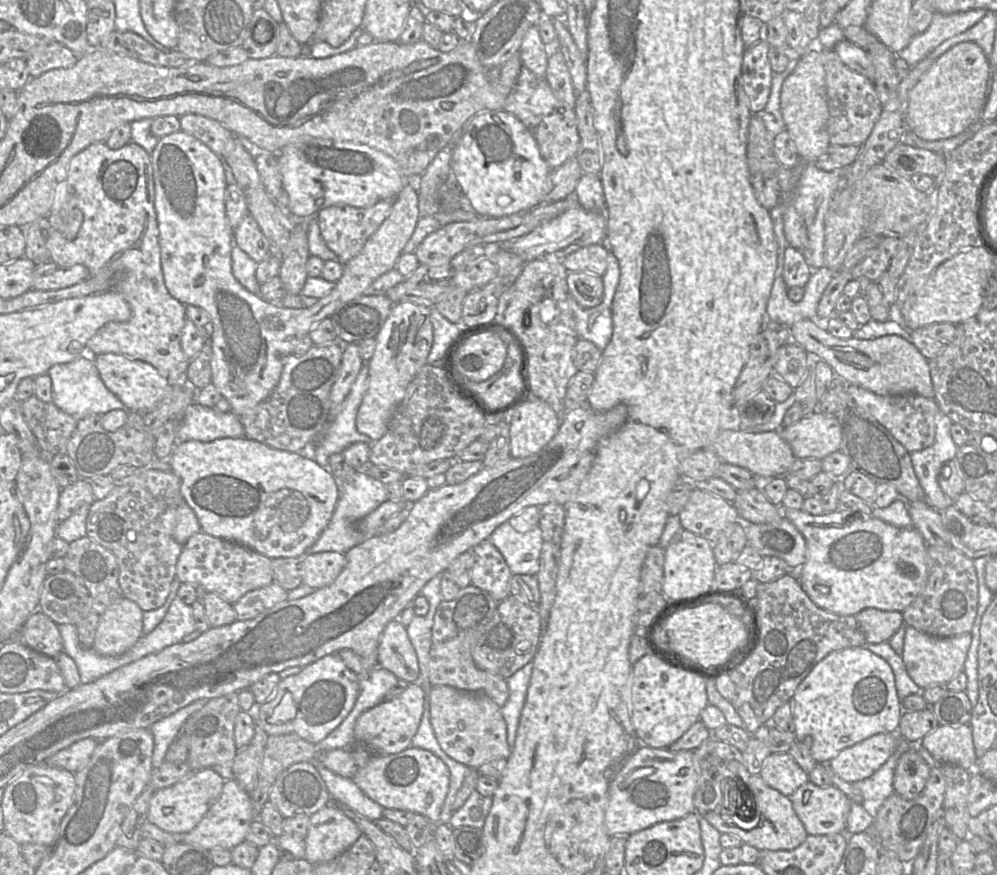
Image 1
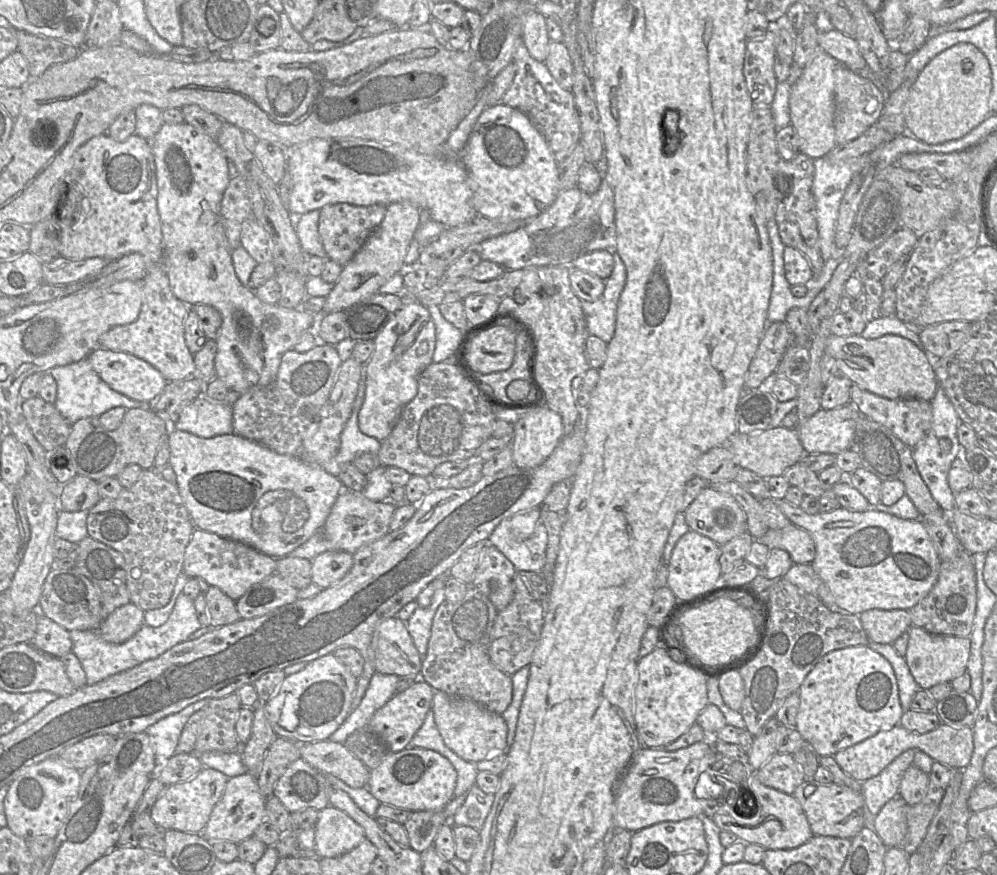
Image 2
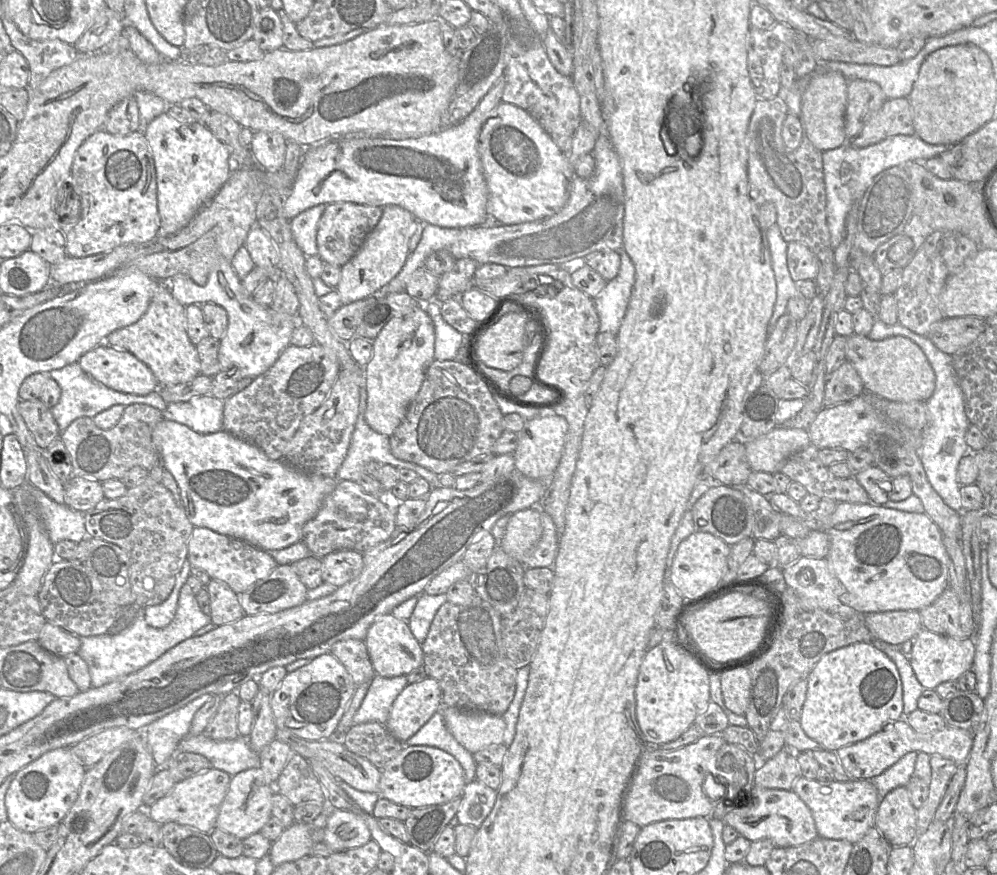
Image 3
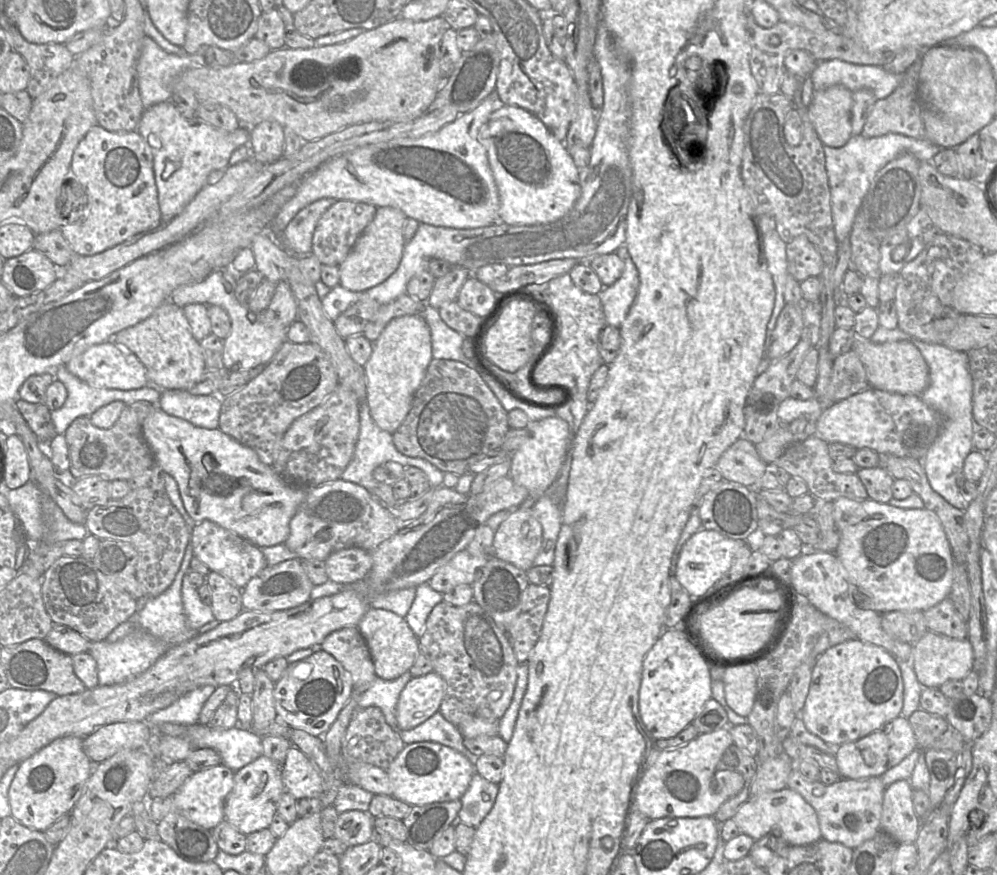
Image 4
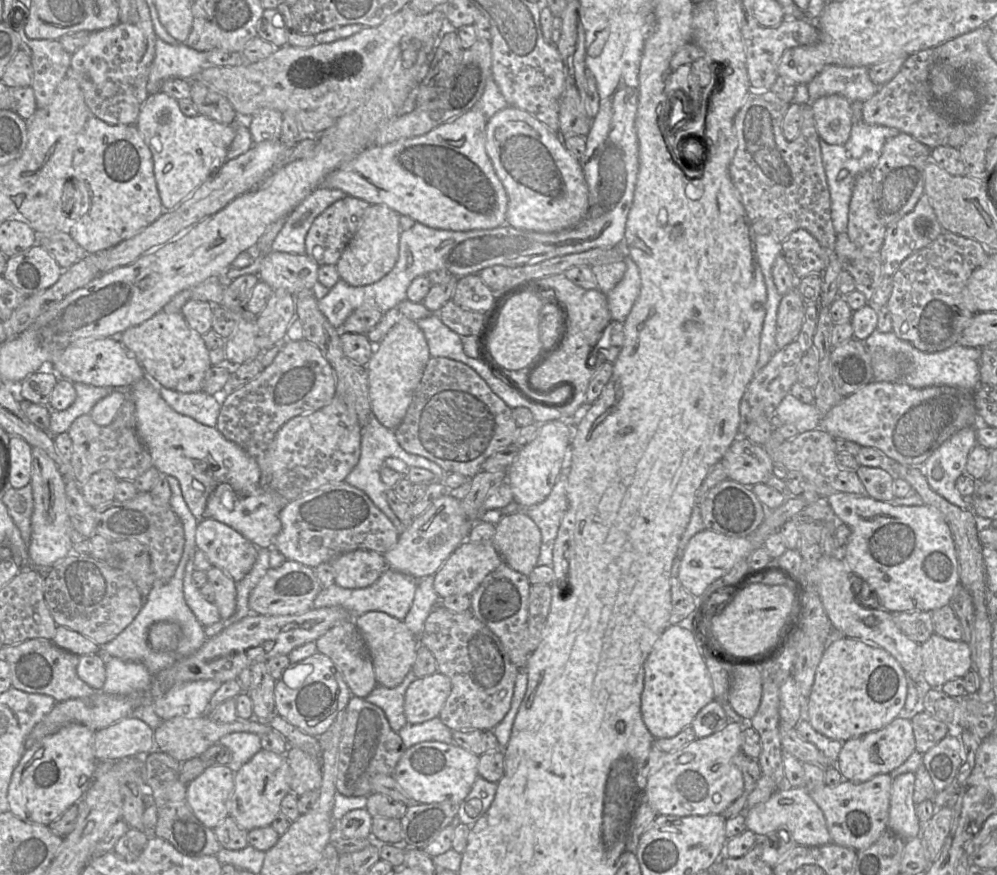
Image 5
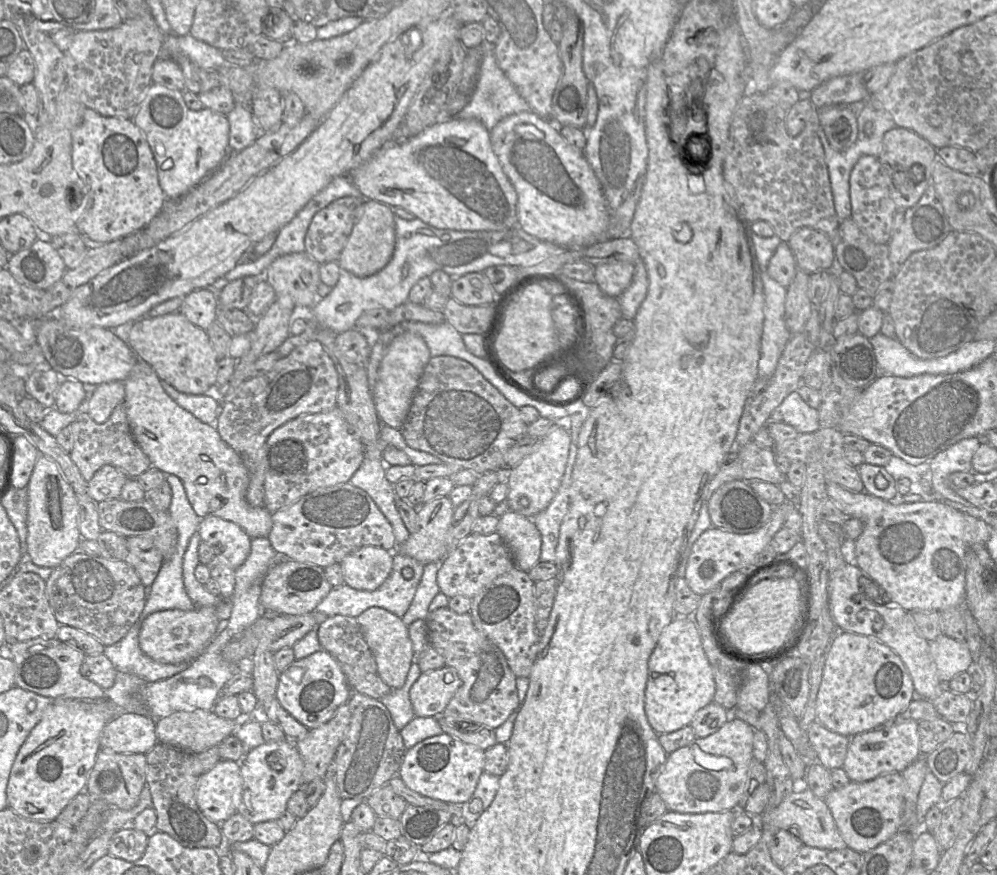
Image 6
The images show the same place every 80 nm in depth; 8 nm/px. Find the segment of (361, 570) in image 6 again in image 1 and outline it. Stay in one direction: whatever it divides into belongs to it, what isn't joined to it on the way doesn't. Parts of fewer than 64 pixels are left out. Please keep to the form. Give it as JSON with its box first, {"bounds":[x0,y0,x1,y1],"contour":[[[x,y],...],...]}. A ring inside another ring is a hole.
{"bounds":[302,551,346,589],"contour":[[[335,551],[306,553],[302,557],[302,584],[321,589],[331,584],[346,565],[346,556]]]}

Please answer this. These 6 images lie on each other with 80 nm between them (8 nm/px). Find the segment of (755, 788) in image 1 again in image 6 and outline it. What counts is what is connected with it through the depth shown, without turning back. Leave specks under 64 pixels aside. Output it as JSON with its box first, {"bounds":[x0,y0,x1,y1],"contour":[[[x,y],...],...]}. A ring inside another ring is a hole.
{"bounds":[755,789,847,850],"contour":[[[804,789],[800,792],[792,791],[777,807],[772,809],[767,809],[766,807],[760,817],[755,817],[755,822],[760,825],[761,830],[762,828],[773,828],[774,831],[780,829],[791,830],[795,832],[805,846],[826,850],[844,849],[847,847],[826,803],[810,789]]]}

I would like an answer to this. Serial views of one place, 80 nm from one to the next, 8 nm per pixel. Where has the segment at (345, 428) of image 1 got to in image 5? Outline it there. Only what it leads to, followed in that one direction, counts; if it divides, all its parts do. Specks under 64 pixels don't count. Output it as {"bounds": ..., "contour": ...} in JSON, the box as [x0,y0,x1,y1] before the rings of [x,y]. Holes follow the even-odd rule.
{"bounds":[345,413,446,533],"contour":[[[372,413],[370,420],[366,426],[361,429],[361,452],[360,458],[357,465],[347,475],[345,481],[364,491],[372,502],[378,507],[396,527],[398,533],[401,533],[405,529],[405,525],[400,521],[397,515],[390,508],[387,501],[387,490],[388,486],[381,480],[380,471],[384,466],[384,461],[389,457],[399,458],[405,462],[409,467],[418,467],[429,470],[435,475],[435,480],[443,481],[446,473],[444,470],[435,462],[431,460],[406,452],[398,443],[395,435],[395,431],[383,426]]]}

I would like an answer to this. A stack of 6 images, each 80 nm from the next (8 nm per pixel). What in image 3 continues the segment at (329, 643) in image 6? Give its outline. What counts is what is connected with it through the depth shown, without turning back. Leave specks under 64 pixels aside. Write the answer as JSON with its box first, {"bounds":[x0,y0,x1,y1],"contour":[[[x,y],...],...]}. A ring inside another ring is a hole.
{"bounds":[330,640,376,686],"contour":[[[364,640],[336,642],[330,653],[345,666],[356,686],[371,682],[376,675]]]}

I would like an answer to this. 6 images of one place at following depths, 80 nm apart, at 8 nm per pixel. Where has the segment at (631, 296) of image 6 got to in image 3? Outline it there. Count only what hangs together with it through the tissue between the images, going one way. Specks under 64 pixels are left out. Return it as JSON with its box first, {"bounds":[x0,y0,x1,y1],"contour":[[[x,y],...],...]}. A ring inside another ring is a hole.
{"bounds":[593,248,635,335],"contour":[[[624,248],[616,251],[620,256],[617,276],[607,281],[605,287],[593,298],[600,320],[599,332],[617,335],[625,316],[635,282],[635,267]]]}

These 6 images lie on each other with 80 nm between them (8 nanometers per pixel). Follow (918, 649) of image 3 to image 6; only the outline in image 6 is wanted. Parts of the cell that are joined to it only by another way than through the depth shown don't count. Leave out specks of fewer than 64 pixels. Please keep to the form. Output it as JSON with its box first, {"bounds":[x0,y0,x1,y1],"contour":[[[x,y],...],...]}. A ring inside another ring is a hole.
{"bounds":[929,634,972,683],"contour":[[[941,634],[929,642],[929,647],[942,683],[949,682],[954,676],[969,670],[972,665],[972,656],[966,642]]]}

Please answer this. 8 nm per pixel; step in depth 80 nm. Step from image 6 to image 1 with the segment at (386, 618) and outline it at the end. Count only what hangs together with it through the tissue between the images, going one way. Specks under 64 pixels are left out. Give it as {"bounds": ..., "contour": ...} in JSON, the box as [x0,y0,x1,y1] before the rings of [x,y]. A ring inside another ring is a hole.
{"bounds":[378,618,420,684],"contour":[[[397,618],[390,621],[382,632],[378,647],[378,666],[409,684],[417,681],[420,674],[416,651],[406,627]]]}

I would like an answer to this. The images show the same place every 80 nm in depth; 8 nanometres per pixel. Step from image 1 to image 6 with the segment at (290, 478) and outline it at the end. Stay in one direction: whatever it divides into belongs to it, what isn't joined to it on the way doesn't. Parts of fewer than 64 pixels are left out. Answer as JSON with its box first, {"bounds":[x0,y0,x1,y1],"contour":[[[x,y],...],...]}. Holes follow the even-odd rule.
{"bounds":[123,359,272,538],"contour":[[[138,359],[123,382],[123,404],[132,435],[151,461],[165,475],[176,475],[200,518],[217,516],[238,524],[251,538],[268,537],[272,513],[264,506],[251,506],[245,498],[250,474],[241,457],[220,437],[217,429],[201,422],[180,407],[163,389],[154,369]]]}

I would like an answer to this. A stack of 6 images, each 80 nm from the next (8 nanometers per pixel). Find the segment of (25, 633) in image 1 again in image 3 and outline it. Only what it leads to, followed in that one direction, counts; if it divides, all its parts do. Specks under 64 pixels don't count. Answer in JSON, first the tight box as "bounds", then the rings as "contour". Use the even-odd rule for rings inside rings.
{"bounds":[38,622,81,657],"contour":[[[46,622],[38,637],[40,645],[60,657],[77,653],[81,646],[81,637],[60,626]]]}

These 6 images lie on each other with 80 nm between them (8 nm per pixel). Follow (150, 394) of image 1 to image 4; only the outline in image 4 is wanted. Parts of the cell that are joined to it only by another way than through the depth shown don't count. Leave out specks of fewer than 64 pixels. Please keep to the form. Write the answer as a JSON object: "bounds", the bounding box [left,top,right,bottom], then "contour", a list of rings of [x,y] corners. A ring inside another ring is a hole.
{"bounds":[65,340,149,390],"contour":[[[109,340],[89,347],[65,366],[70,373],[97,388],[133,390],[149,385],[145,366],[137,356]]]}

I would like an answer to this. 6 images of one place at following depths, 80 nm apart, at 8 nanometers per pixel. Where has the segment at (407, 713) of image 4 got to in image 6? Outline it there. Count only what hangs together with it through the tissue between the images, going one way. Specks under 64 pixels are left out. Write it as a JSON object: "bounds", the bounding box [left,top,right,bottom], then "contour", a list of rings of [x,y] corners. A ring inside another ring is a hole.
{"bounds":[409,665,460,716],"contour":[[[447,665],[422,673],[409,692],[415,716],[443,716],[442,713],[460,685],[457,671]]]}

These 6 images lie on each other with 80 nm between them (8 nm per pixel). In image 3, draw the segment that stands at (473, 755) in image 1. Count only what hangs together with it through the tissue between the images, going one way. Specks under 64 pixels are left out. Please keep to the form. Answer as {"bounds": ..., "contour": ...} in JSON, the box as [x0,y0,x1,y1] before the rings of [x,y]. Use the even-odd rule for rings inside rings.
{"bounds":[440,706,505,754],"contour":[[[444,706],[441,707],[440,711],[450,733],[471,754],[475,754],[490,745],[503,744],[505,722],[501,716]]]}

